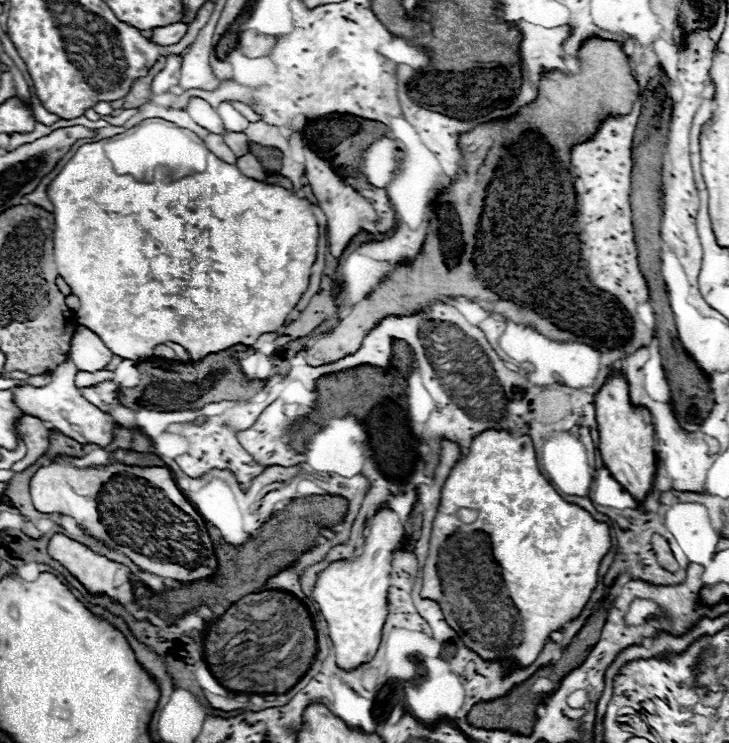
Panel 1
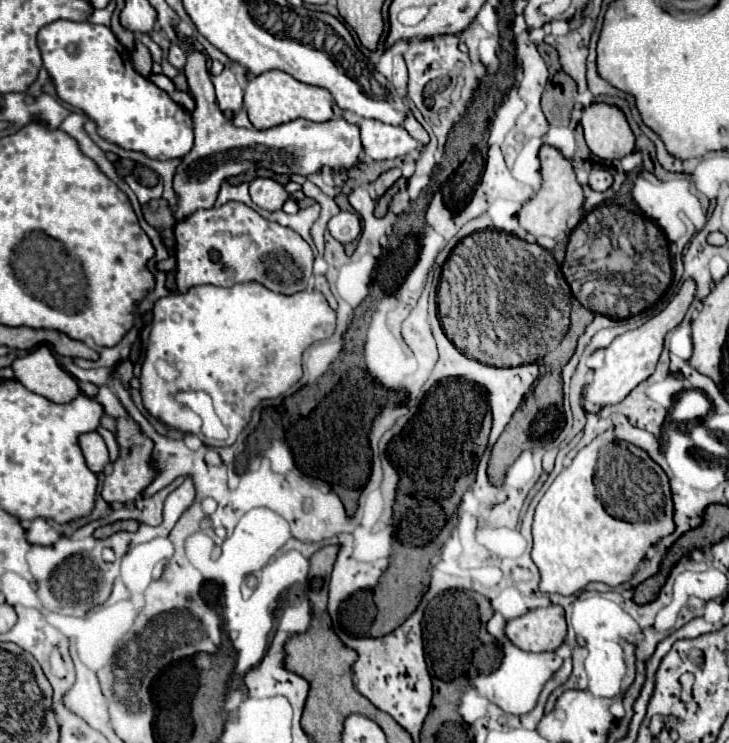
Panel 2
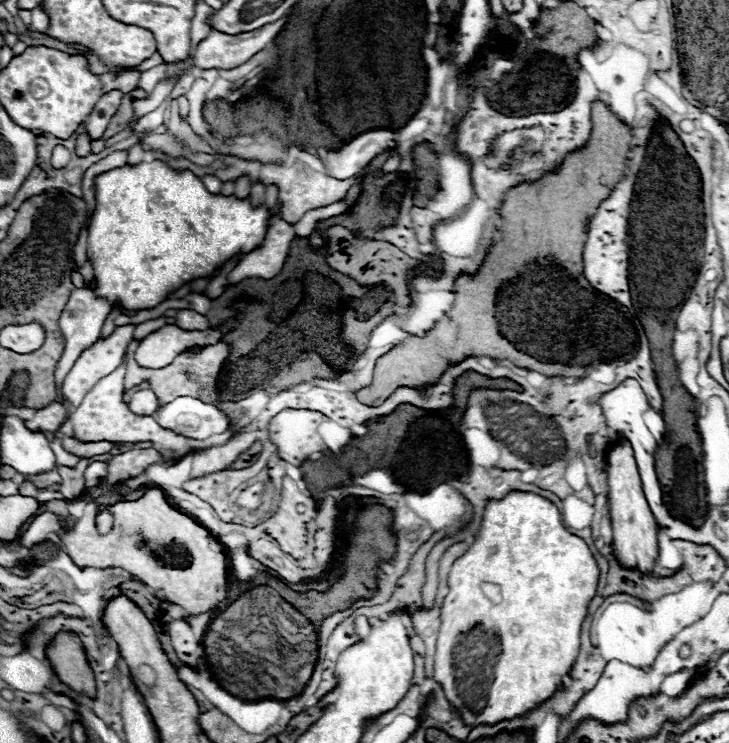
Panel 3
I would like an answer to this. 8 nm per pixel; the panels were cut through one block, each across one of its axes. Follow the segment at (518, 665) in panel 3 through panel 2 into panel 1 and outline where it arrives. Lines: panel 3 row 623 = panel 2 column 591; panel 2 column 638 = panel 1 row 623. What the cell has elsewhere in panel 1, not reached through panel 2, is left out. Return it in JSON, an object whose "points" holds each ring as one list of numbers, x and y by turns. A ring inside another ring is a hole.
{"points":[[488,428,488,430,480,432,480,436,472,438,468,454,460,454,460,460,454,464,454,468,450,470,450,474,442,486,438,512,436,512,436,518,432,524,430,550,428,550,424,568,422,568,422,596,436,600,442,606,448,626,454,628,460,636,464,636,466,646,472,648,474,652,478,652,484,660,492,660,496,656,502,656,502,658,514,656,520,666,528,666,538,658,538,654,542,652,544,642,550,638,550,634,554,630,560,630,566,622,570,622,572,618,576,618,582,612,582,608,590,600,592,590,598,584,598,566,608,550,610,550,610,528,604,522,594,520,590,516,590,512,586,512,584,508,566,502,550,486,550,482,542,476,542,472,538,468,538,460,536,460,530,436,514,438,512,432]]}

